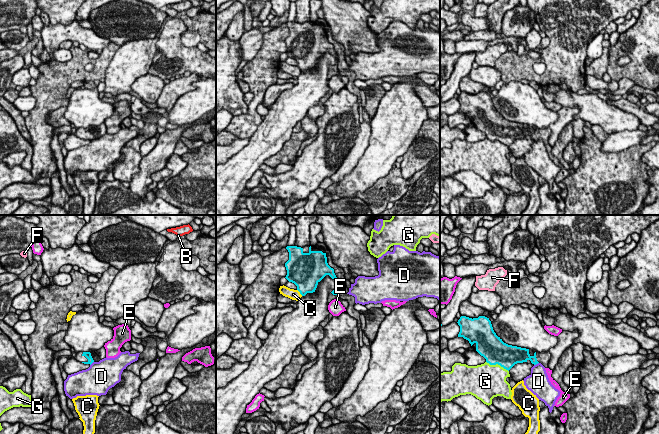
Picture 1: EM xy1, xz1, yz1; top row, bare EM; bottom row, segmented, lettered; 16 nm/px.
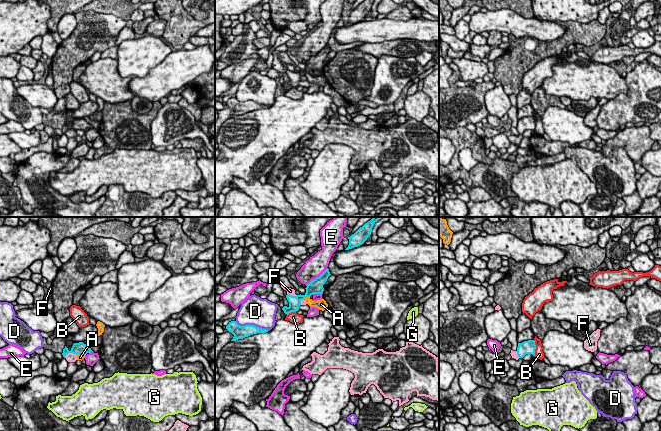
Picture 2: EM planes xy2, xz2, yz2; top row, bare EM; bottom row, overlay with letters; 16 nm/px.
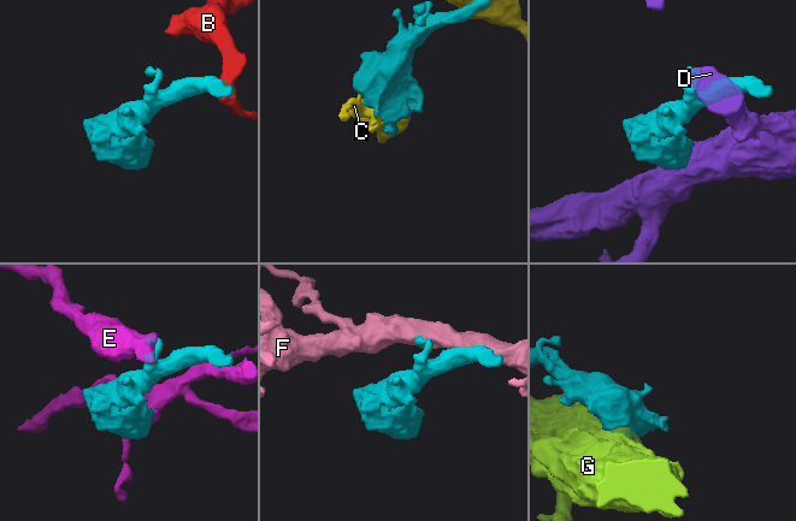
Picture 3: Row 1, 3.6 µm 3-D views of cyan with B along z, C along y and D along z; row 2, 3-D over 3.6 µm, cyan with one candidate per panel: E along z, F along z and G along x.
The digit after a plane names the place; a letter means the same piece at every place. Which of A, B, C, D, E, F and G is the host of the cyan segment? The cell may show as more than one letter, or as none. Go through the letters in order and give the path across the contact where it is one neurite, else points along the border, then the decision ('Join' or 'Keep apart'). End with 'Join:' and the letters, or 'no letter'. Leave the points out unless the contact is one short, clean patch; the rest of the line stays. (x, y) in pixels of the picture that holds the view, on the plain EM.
A: Boundary: xz2 (309, 72), (304, 75). Keep apart
B: Boundary: yz2 (533, 116), (535, 121), (534, 131). Keep apart
C: Keep apart
D: Keep apart
E: Keep apart
F: Boundary: xy2 (75, 129), (68, 129), (64, 133). Keep apart
G: Keep apart
Join: no letter

